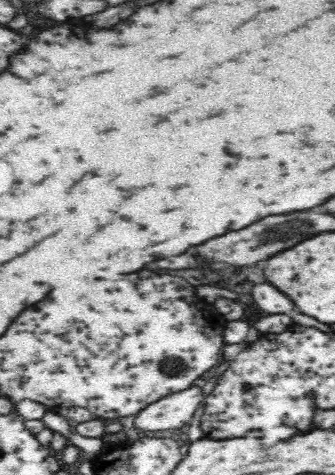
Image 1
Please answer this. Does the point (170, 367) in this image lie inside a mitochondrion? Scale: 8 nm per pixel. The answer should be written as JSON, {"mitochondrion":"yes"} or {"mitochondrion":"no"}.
{"mitochondrion":"yes"}

